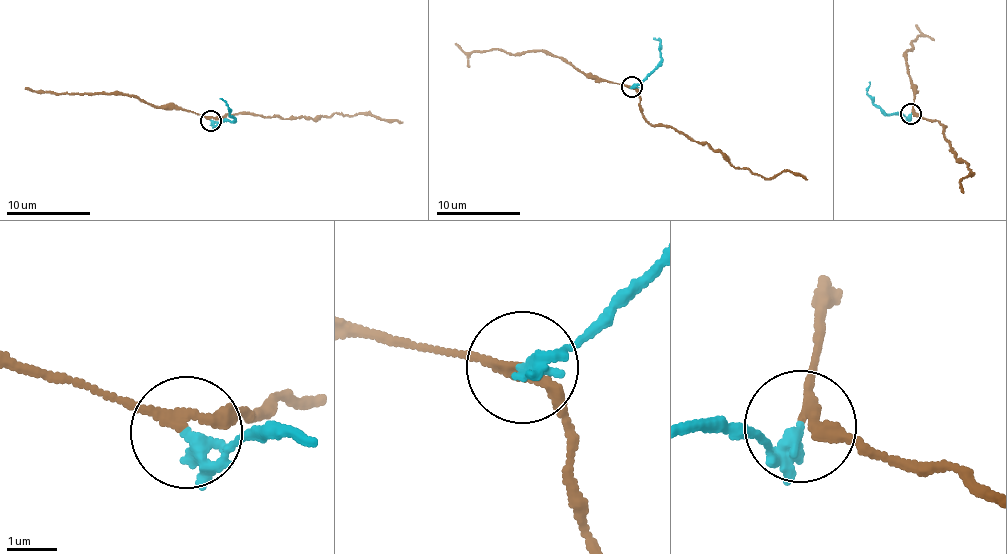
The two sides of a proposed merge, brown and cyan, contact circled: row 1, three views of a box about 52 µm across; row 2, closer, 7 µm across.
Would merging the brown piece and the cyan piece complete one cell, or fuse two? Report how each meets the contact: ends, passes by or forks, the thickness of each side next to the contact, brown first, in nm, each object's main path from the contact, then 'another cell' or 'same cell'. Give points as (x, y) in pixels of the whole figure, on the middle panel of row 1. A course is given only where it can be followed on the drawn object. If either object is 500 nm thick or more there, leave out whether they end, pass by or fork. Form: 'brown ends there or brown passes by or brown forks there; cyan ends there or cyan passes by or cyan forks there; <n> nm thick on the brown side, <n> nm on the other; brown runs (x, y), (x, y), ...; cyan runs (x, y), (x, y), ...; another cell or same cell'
brown passes by; cyan ends there; 180 nm thick on the brown side, 320 nm on the other; brown runs (631, 86), (641, 114), (653, 125), (672, 126), (706, 142), (735, 166), (764, 178), (791, 171), (806, 180); cyan runs (631, 86), (659, 63), (660, 41), (653, 38); another cell

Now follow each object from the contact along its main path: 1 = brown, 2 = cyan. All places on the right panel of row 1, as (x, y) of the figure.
1: (912, 113), (945, 126), (942, 132), (949, 152), (967, 164), (973, 174), (960, 182), (964, 193)
2: (912, 113), (906, 119), (884, 112), (868, 93), (869, 82)

